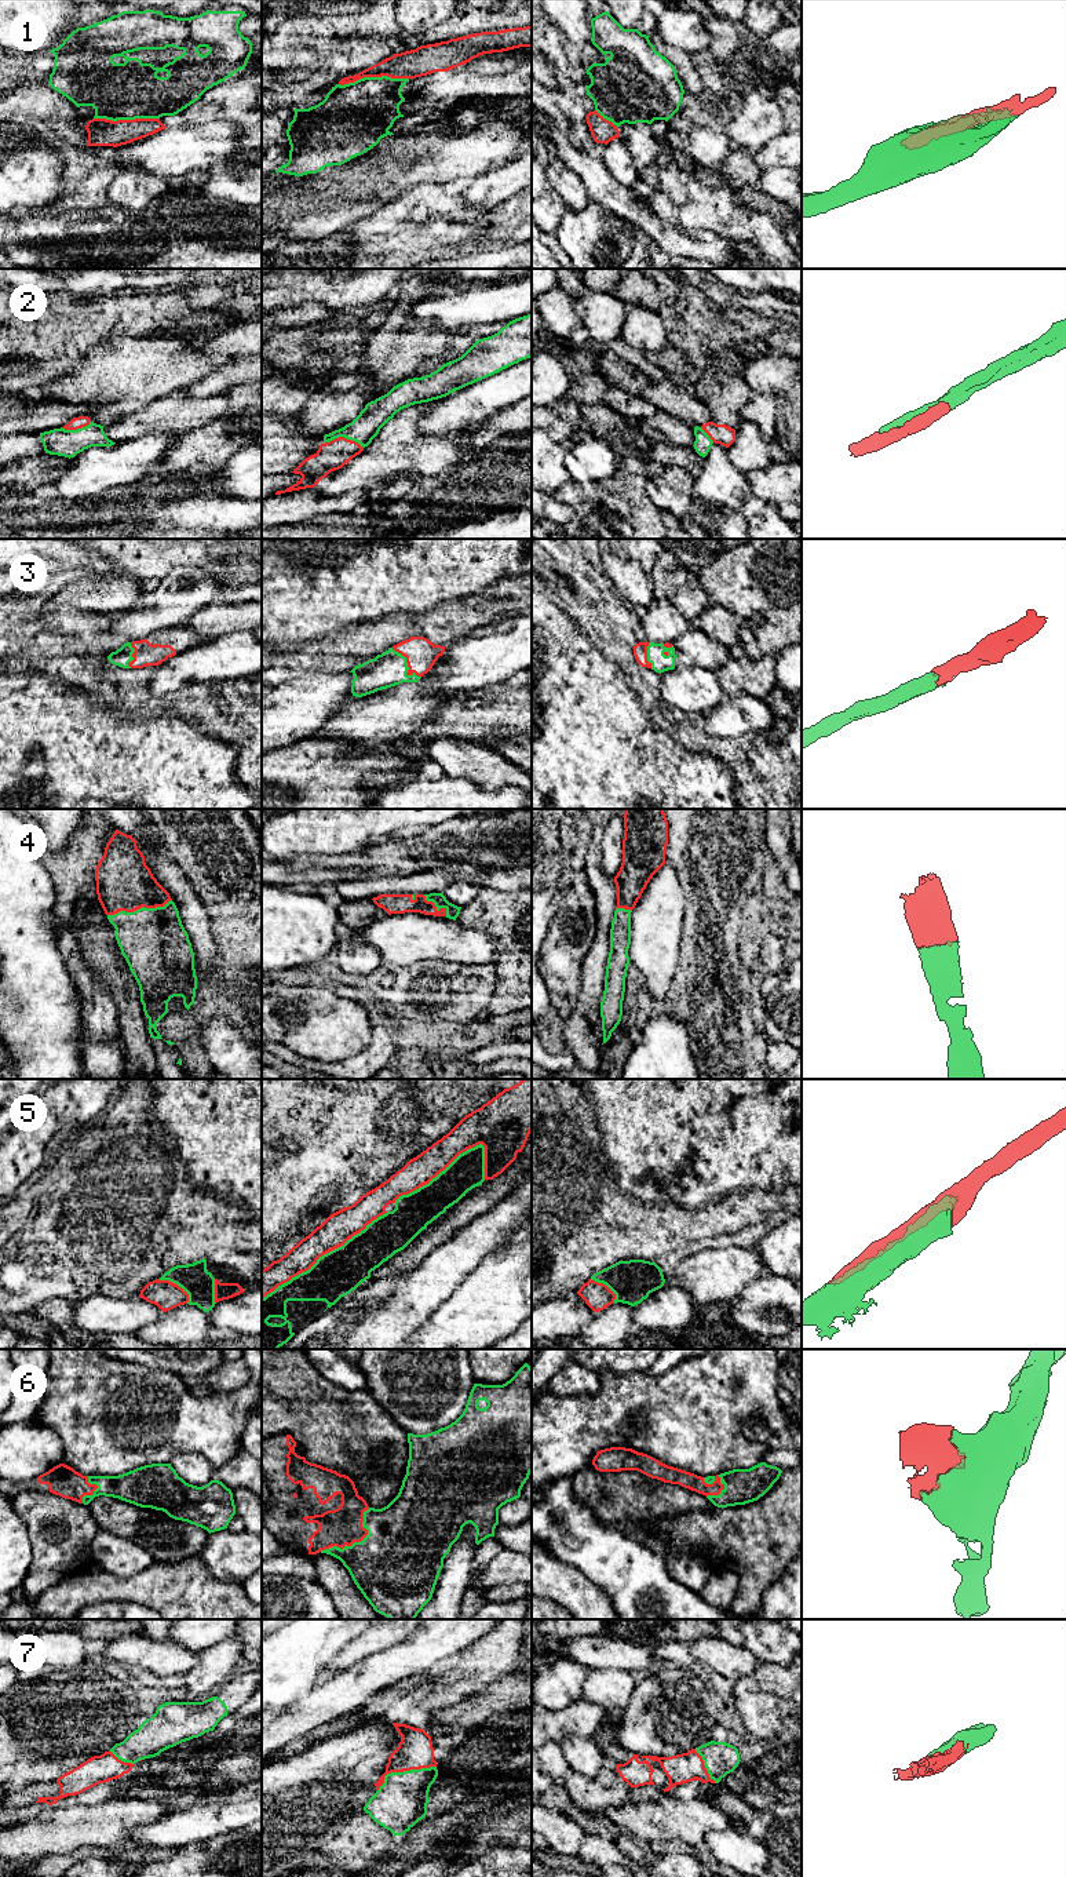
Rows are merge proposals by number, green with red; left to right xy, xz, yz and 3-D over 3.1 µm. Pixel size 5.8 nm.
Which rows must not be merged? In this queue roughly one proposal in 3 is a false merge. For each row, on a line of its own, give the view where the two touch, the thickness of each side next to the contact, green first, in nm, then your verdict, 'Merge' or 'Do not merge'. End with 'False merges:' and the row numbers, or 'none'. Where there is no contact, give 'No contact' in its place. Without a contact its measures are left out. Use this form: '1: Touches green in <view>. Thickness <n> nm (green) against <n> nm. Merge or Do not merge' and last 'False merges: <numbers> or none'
1: Touches green in xz. Thickness 400 nm (green) against 160 nm. Do not merge
2: Touches green in xz. Thickness 160 nm (green) against 170 nm. Merge
3: Touches green in xz. Thickness 200 nm (green) against 180 nm. Merge
4: Touches green in xy. Thickness 380 nm (green) against 320 nm. Merge
5: Touches green in xz. Thickness 280 nm (green) against 180 nm. Merge
6: Touches green in xz. Thickness 480 nm (green) against 220 nm. Merge
7: Touches green in xz. Thickness 300 nm (green) against 200 nm. Merge
False merges: 1

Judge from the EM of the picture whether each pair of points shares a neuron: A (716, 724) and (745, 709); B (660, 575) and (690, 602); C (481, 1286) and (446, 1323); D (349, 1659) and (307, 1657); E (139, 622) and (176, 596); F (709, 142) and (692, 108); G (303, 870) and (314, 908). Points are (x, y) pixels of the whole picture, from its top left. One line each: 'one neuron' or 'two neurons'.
A: one neuron
B: one neuron
C: one neuron
D: two neurons
E: one neuron
F: one neuron
G: two neurons

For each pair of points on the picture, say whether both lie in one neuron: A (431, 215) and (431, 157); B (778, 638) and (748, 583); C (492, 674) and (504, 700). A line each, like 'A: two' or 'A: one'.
A: two
B: one
C: two

